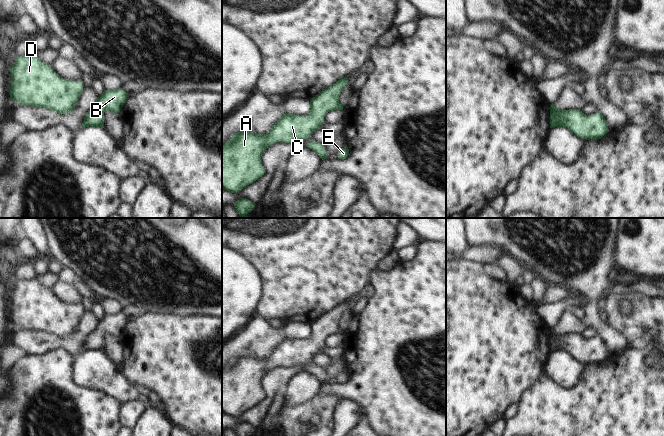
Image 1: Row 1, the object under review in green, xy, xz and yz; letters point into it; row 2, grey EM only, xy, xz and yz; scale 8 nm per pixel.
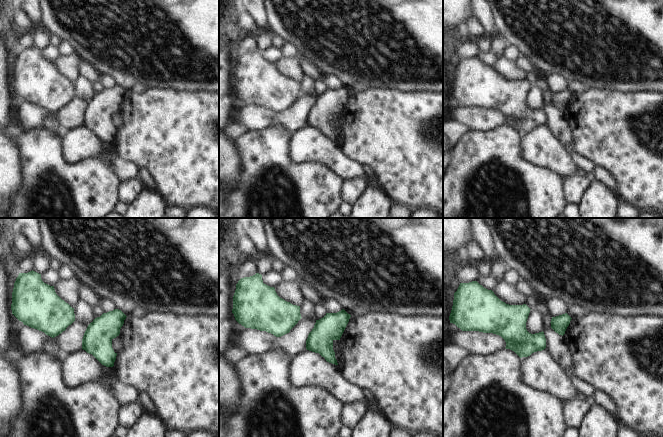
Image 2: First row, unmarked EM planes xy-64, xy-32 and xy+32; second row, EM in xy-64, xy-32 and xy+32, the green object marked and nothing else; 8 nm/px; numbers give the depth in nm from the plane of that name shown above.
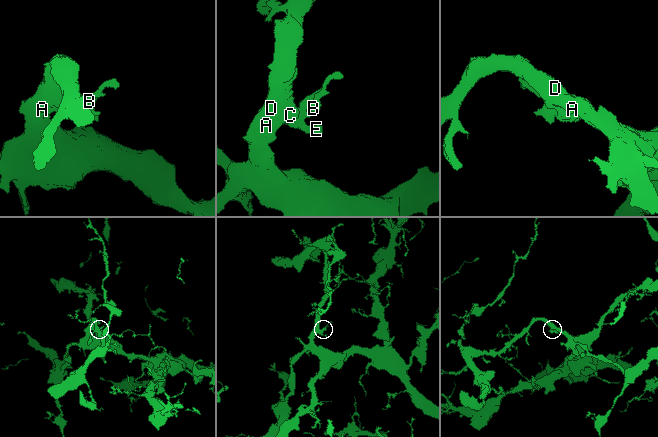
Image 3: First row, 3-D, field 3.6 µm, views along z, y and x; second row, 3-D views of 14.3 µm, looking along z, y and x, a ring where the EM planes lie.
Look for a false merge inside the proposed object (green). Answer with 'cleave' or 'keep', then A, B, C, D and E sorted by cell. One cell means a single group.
keep; groups A B C D E

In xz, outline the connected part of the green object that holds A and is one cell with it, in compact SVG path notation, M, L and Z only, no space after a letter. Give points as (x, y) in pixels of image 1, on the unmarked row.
M346 300L323 313L310 324L310 337L305 340L283 336L283 340L266 358L255 358L246 355L235 357L222 370L222 413L237 417L247 409L255 406L265 397L265 393L261 388L261 379L267 372L278 366L292 367L306 363L318 354L321 348L325 348L324 341L328 336L333 334L343 335L343 330L339 327L339 319L347 309Z

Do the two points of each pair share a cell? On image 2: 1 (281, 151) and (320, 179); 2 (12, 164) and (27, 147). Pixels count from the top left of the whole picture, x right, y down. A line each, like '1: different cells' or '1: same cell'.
1: same cell
2: different cells

